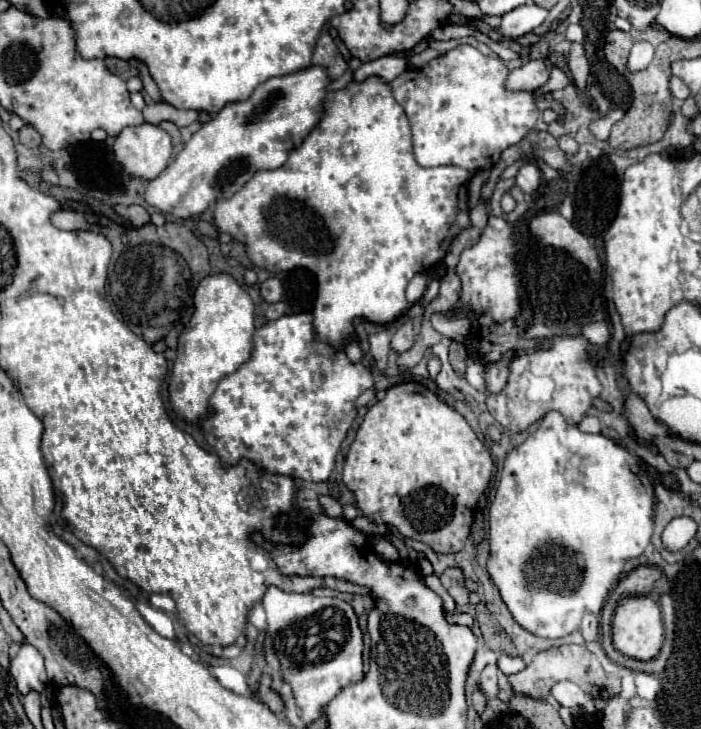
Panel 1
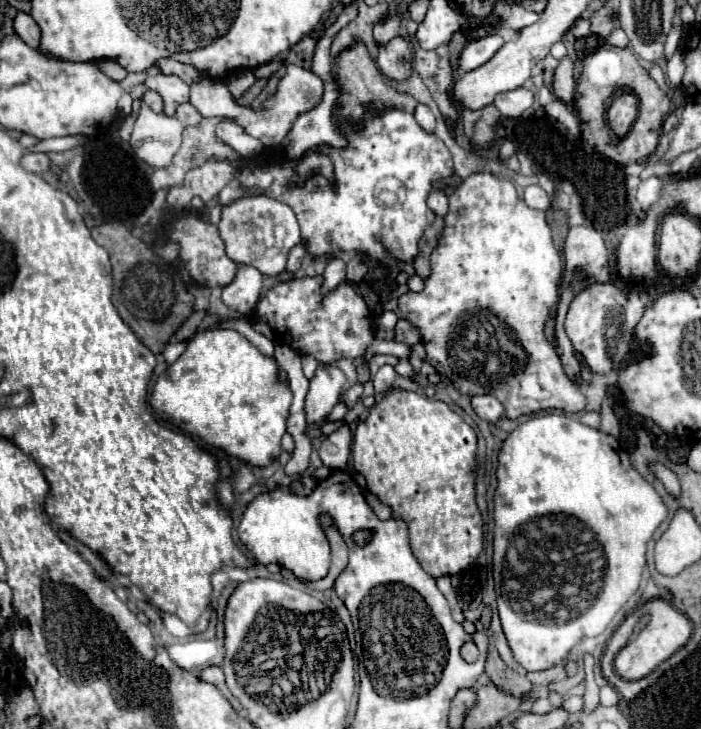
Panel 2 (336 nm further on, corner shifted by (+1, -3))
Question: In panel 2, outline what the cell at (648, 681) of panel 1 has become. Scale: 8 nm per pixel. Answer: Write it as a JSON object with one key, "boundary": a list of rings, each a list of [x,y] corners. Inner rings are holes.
{"boundary":[[[605,685],[605,687],[601,687],[601,705],[605,705],[605,707],[611,707],[611,705],[617,705],[617,701],[619,701],[619,693],[617,693],[617,689],[613,687],[613,685]]]}

